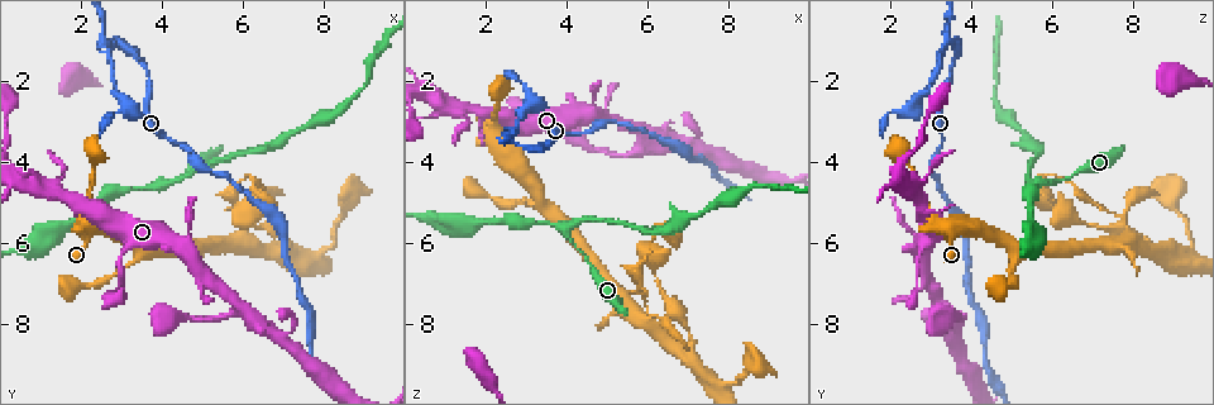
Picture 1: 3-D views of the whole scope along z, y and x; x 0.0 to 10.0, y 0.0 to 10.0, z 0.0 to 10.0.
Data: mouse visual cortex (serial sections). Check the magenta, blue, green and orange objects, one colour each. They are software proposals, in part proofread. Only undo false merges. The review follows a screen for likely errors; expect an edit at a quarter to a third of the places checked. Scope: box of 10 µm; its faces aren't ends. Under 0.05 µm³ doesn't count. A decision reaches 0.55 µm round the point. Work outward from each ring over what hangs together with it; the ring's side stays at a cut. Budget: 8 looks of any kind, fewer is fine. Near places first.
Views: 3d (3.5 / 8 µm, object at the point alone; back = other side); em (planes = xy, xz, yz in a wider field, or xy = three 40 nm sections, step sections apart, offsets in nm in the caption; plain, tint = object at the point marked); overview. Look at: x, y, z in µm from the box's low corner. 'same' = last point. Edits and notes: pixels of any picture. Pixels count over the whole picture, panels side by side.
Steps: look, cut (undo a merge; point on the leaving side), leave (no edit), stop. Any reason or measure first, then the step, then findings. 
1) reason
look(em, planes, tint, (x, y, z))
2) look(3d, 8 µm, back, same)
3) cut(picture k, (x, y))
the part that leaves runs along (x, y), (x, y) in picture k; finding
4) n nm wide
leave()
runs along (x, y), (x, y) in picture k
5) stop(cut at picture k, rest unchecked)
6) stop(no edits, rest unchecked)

a fork
look(3d, 3.5 µm, (6.95, 6.20, 8.65))

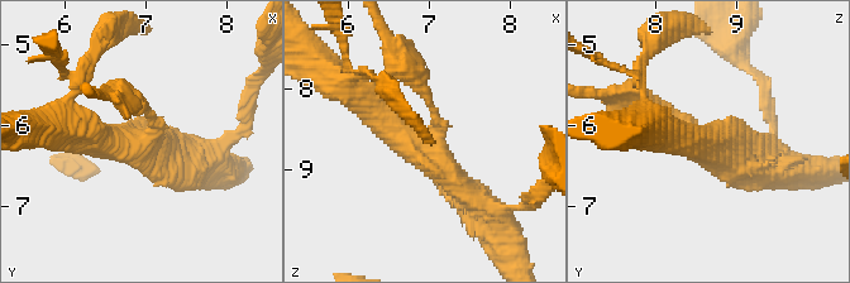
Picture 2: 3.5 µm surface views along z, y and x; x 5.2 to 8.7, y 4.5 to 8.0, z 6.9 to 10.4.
arms of 150, 350, 400 nm
leave()
runs along (353, 94), (424, 142), (478, 204) in picture 2; continuous, no second cell

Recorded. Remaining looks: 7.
branch point
look(3d, 8 µm, (6.95, 8.30, 3.60))

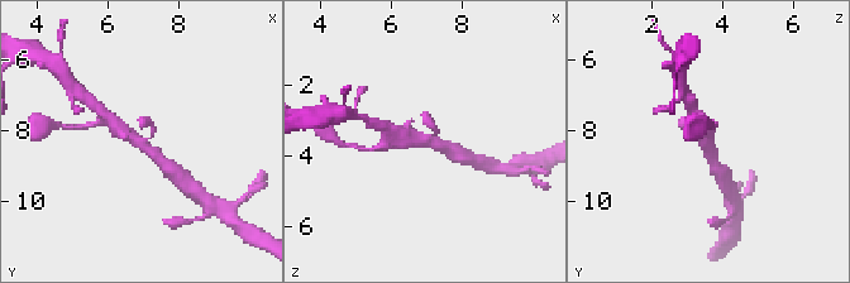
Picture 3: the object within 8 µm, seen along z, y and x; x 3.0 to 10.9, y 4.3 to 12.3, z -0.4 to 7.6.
look(em, xy, step 3, tint, same)

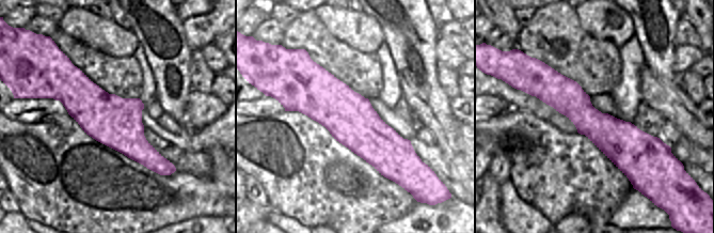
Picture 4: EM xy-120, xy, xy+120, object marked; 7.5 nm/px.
leave()
runs along (286, 101), (329, 101), (412, 156) in picture 4; continuous, no second cell

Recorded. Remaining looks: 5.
abrupt turn
look(3d, 3.5 µm, (3.95, 4.50, 5.65))

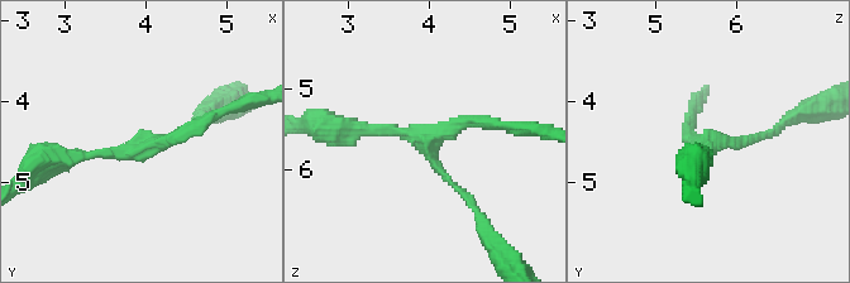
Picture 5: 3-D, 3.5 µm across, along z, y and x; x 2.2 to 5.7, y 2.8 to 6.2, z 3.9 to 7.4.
3 arms; arms of 100, 150, 150 nm
look(em, xy, step 2, tint, (4.00, 4.50, 5.65))

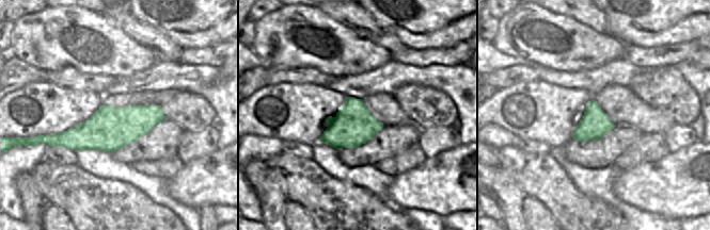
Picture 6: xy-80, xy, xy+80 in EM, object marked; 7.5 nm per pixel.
leave()
runs along (189, 133), (130, 152), (65, 159) in picture 5; continuous, no second cell

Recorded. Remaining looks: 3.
stop(no edits, rest unchecked)

